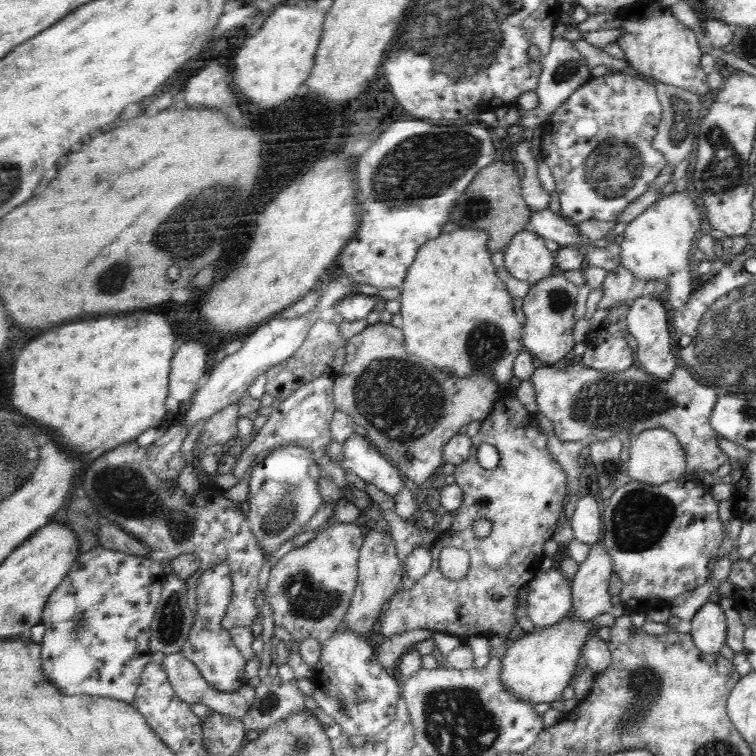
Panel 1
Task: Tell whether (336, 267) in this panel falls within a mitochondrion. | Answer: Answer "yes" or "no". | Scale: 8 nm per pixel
no

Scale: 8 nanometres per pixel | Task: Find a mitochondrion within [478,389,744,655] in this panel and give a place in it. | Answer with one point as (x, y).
(641, 517)

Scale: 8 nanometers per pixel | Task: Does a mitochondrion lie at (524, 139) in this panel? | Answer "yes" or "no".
no

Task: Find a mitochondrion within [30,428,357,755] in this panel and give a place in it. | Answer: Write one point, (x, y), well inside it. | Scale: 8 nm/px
(124, 491)

